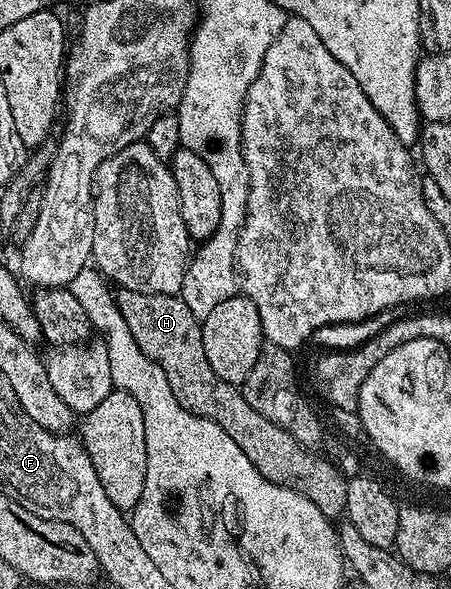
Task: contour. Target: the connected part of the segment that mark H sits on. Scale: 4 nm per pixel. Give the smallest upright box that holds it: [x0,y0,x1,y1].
[115,289,347,520]

